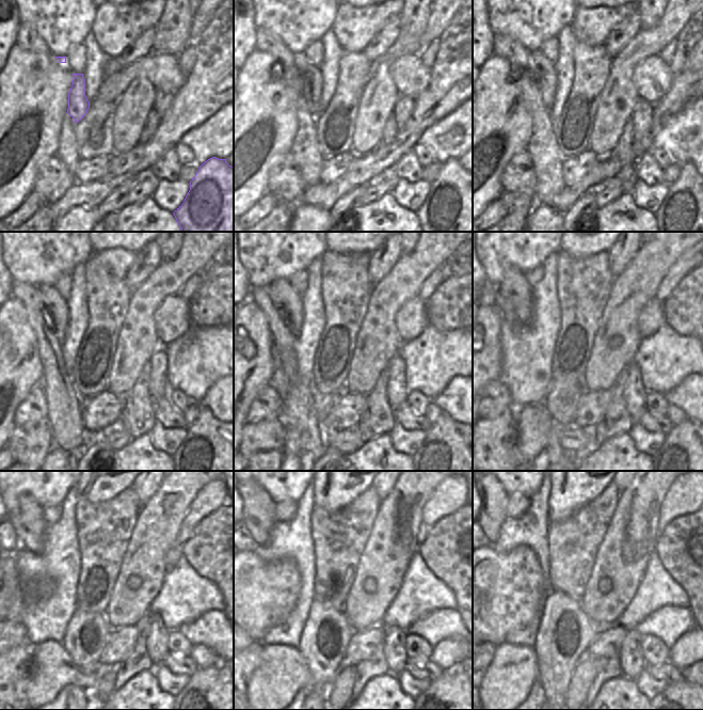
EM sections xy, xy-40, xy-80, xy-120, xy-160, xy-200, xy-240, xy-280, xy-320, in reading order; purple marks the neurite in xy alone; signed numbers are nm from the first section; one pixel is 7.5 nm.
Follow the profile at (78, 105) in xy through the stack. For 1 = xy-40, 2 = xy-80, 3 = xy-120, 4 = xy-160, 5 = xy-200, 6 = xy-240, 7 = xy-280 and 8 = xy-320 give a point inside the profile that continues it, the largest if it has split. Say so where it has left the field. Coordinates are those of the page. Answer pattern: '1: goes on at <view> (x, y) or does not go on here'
1: goes on at xy-40 (312, 77)
2: goes on at xy-80 (547, 81)
3: goes on at xy-120 (54, 309)
4: goes on at xy-160 (284, 298)
5: goes on at xy-200 (515, 297)
6: goes on at xy-240 (27, 519)
7: goes on at xy-280 (258, 515)
8: goes on at xy-320 (494, 499)

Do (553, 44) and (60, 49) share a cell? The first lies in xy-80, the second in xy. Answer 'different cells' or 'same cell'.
different cells

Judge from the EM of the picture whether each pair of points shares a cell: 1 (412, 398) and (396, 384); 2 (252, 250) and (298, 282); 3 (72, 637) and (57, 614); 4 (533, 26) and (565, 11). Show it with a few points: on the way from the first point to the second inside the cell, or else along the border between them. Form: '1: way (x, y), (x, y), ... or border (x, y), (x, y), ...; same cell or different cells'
1: border (410, 391), (405, 399); different cells
2: border (306, 269), (298, 269), (288, 279); different cells
3: border (77, 608), (66, 626), (64, 637), (61, 641); different cells
4: way (541, 18), (548, 11), (558, 11); same cell

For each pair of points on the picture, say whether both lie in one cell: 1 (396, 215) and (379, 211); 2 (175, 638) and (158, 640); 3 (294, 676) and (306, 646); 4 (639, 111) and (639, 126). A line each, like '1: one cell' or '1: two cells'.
1: one cell
2: two cells
3: two cells
4: one cell

